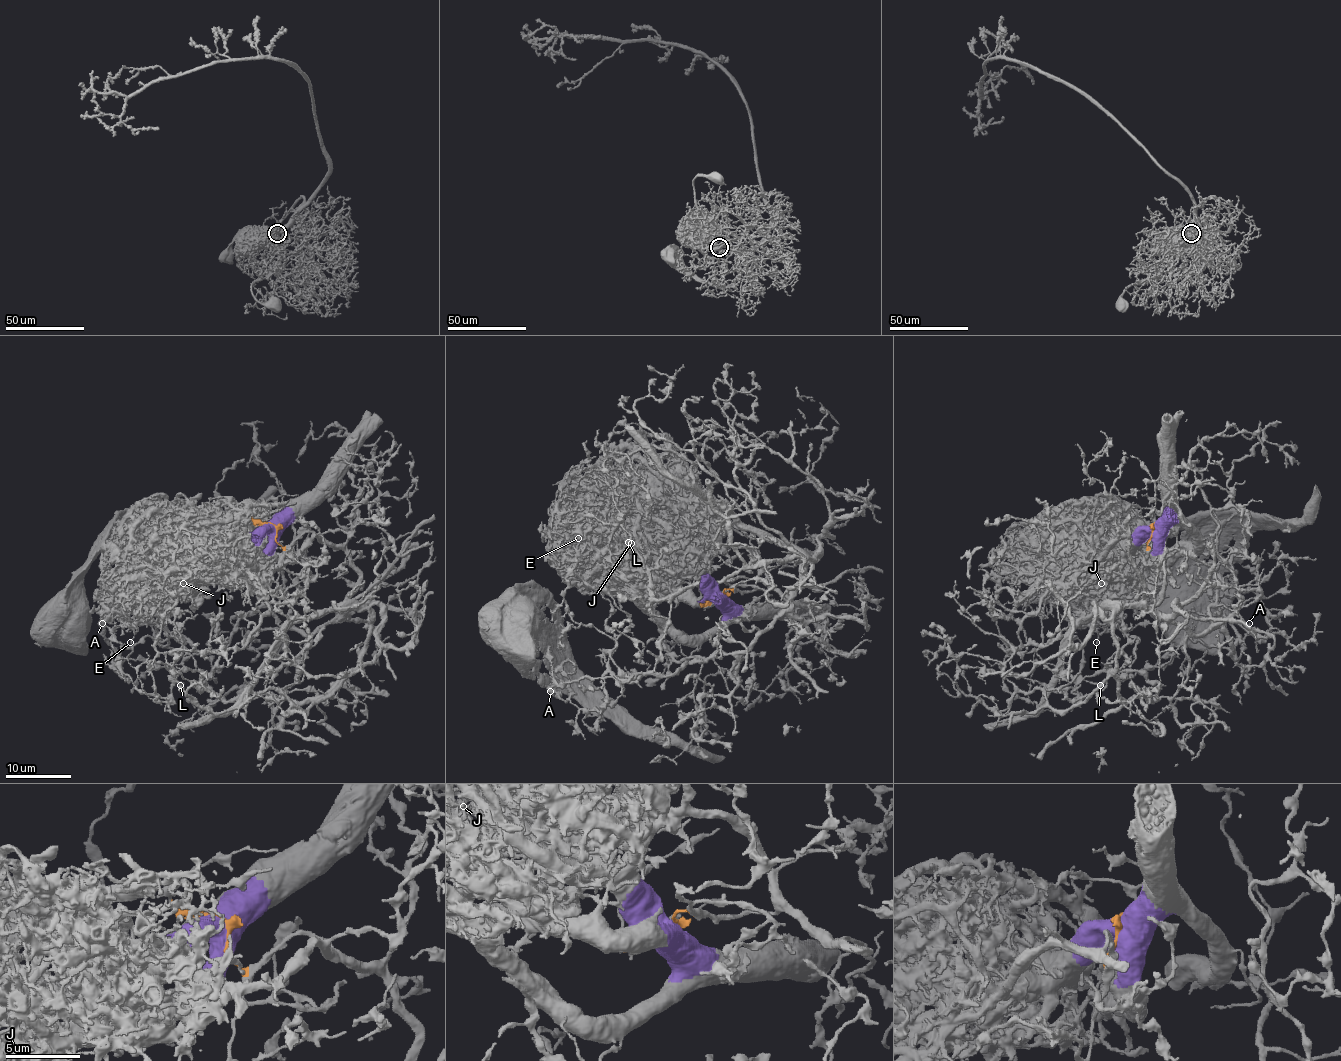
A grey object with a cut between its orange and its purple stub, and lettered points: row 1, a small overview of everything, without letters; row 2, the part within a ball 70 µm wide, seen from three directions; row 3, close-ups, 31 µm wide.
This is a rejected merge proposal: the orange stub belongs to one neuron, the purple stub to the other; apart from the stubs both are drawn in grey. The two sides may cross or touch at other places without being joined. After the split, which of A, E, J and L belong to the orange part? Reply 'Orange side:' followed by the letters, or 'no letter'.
Orange side: A, L

